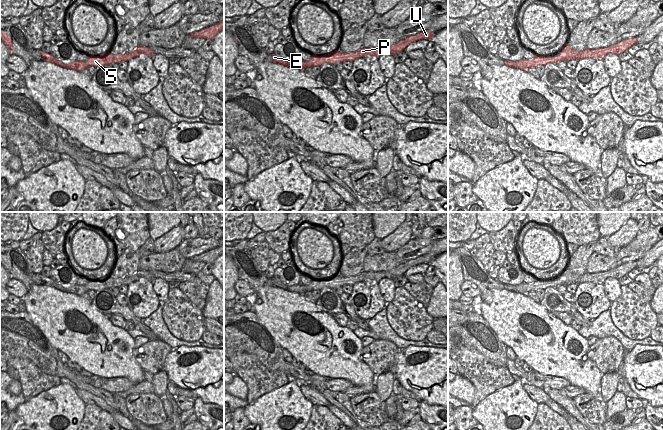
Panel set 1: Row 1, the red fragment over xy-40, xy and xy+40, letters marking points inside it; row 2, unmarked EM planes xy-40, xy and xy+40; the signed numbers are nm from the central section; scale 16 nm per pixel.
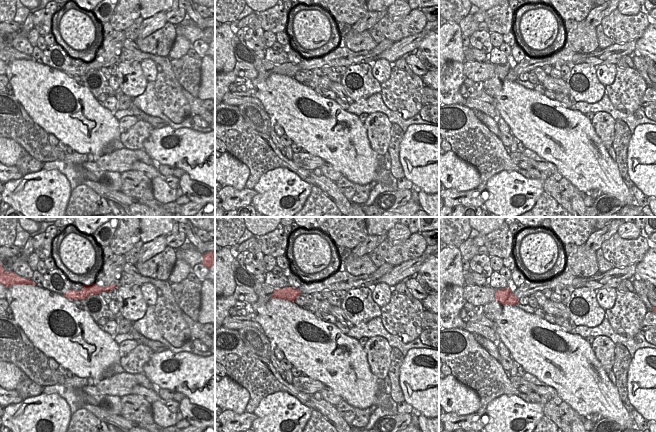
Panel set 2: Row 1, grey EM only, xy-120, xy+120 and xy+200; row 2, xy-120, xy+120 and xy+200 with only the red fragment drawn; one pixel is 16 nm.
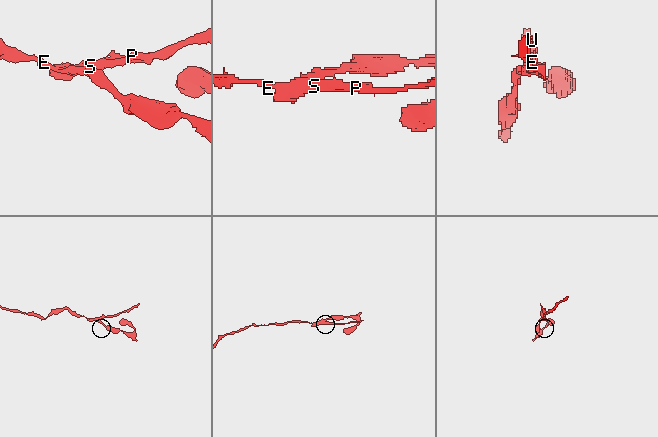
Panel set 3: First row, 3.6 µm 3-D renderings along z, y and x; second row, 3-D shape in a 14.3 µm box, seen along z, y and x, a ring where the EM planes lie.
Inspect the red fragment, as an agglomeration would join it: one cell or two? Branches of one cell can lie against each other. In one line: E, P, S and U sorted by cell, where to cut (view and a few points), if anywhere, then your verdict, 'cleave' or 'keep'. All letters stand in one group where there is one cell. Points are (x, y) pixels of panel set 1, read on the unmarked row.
E / P S U; cut in xy-40 along (82, 285), (88, 290); cleave

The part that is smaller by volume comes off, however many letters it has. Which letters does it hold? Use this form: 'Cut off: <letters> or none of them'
Cut off: P, S, U

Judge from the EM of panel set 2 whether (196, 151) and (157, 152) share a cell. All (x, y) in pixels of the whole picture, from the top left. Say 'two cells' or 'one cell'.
one cell

